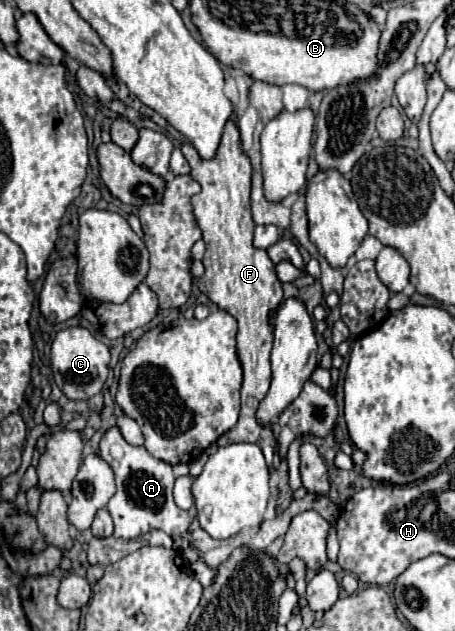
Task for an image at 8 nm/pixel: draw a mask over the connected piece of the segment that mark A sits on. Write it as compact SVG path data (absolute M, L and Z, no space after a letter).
M118 427L104 433L100 441L100 457L112 467L116 475L116 495L108 501L106 509L114 519L114 537L136 539L150 533L152 529L164 531L170 537L186 533L192 525L192 515L180 509L172 499L174 475L172 467L156 457L152 457L146 447L132 447L124 441Z

